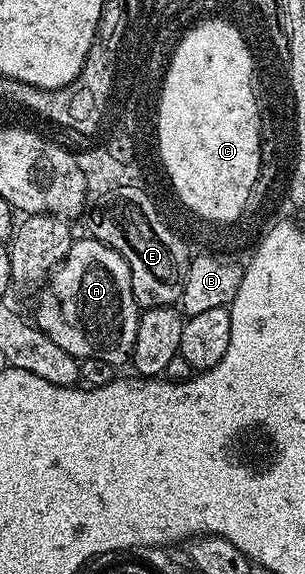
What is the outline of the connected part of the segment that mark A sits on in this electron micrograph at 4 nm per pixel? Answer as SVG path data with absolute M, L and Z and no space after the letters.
M89 235L83 237L83 241L75 240L71 244L68 255L50 274L41 290L43 293L38 301L38 310L32 317L38 328L48 335L48 339L64 347L68 355L75 359L104 359L118 367L121 366L121 361L131 360L138 330L140 310L132 295L132 275L128 271L128 263L124 263L124 259L119 253L112 251L112 247L95 241Z

